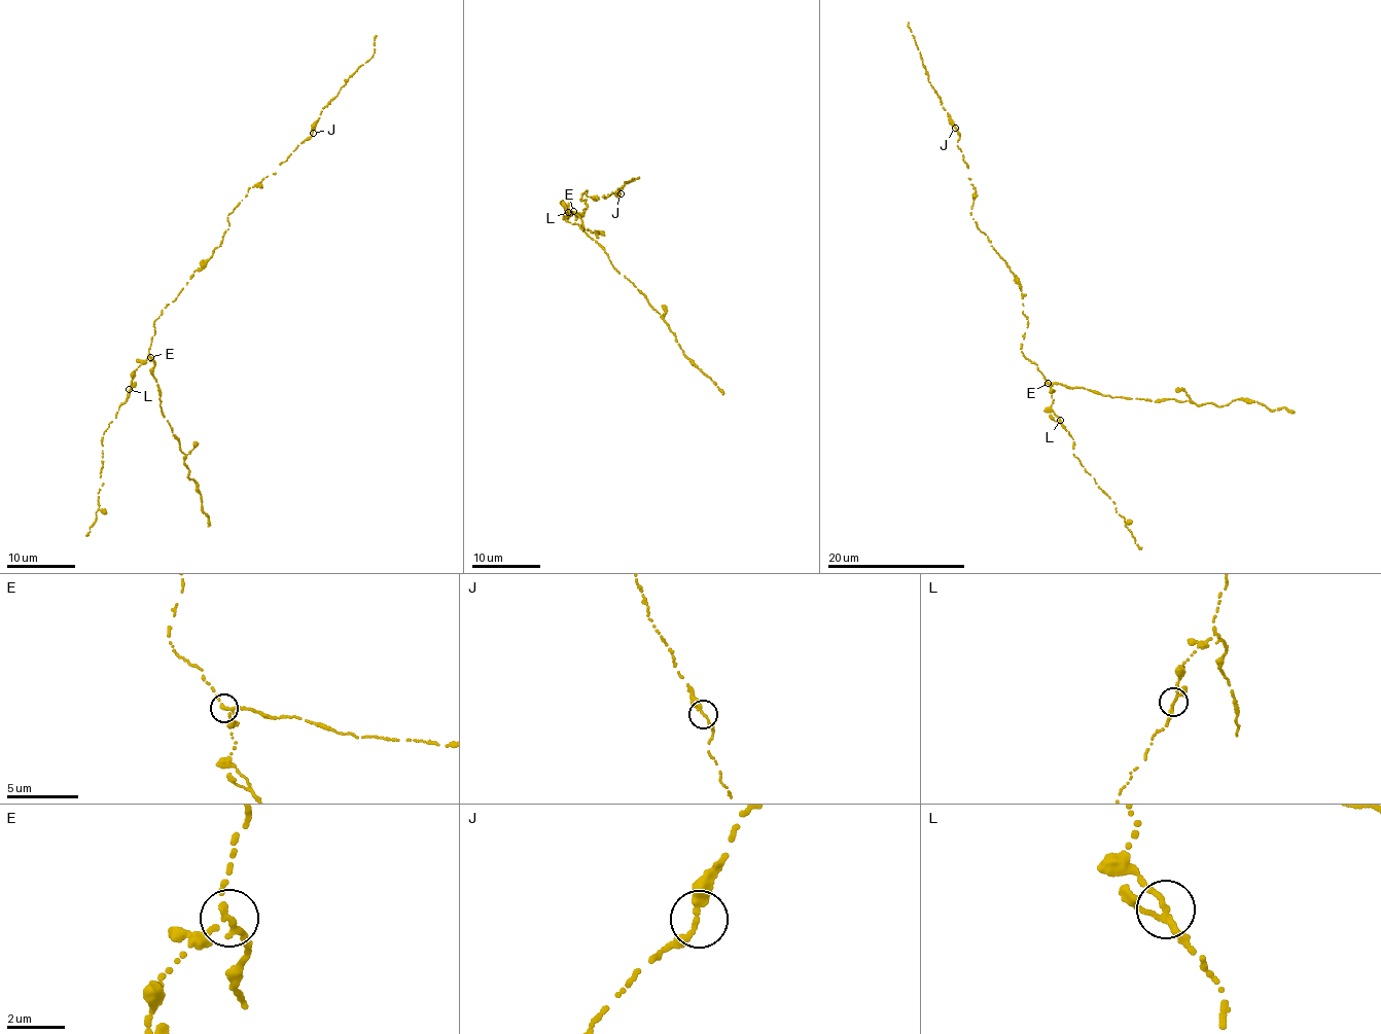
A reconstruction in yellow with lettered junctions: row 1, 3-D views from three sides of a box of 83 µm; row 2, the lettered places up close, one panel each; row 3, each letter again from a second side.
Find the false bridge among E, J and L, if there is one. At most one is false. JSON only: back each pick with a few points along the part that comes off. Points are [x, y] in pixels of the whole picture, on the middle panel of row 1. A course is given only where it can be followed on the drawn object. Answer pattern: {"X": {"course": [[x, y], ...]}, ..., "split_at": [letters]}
{"E": {"course": [[572, 211], [581, 220], [586, 234], [608, 255], [612, 266], [662, 316], [688, 361], [711, 378], [722, 394]]}, "split_at": ["E"]}

